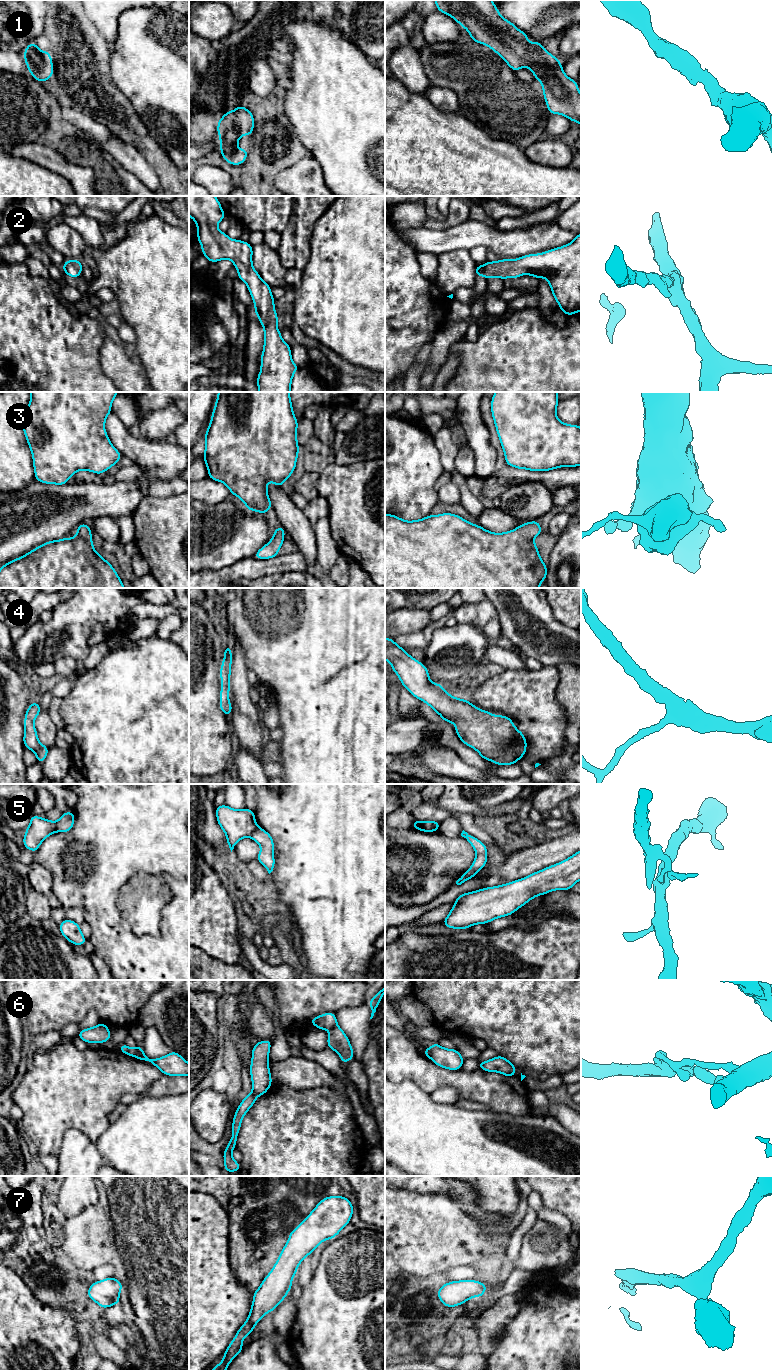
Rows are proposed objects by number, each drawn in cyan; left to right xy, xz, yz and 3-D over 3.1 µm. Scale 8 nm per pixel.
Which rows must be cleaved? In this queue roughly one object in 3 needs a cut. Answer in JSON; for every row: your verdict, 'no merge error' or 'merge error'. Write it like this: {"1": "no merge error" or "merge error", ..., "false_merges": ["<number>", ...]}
{"1": "no merge error", "2": "no merge error", "3": "no merge error", "4": "no merge error", "5": "merge error", "6": "merge error", "7": "no merge error", "false_merges": ["5", "6"]}

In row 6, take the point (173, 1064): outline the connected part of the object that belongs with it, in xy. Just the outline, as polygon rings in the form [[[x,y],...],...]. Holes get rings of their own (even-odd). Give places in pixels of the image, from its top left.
[[[139,1046],[139,1060],[151,1063],[167,1076],[189,1076],[189,1063],[177,1052],[172,1051],[161,1058],[148,1058],[143,1052],[143,1046]]]

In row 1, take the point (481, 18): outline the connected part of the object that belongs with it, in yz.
[[[492,0],[434,1],[438,11],[451,16],[456,22],[464,27],[469,32],[472,41],[484,44],[496,52],[514,72],[523,67],[531,69],[533,71],[534,78],[539,80],[542,84],[544,99],[549,114],[561,114],[567,117],[570,121],[575,121],[581,126],[581,94],[578,89],[577,81],[566,76],[559,59],[550,54],[545,48],[542,48],[542,43],[540,41],[529,43],[528,35],[517,29],[512,22],[503,18]]]

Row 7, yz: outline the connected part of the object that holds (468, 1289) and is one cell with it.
[[[477,1280],[451,1281],[437,1290],[437,1296],[446,1307],[462,1305],[473,1297],[483,1297],[488,1285]]]

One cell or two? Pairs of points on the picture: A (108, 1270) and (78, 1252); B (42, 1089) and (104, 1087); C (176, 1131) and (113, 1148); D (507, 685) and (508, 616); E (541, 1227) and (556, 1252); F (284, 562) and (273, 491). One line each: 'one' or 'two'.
A: two
B: one
C: one
D: two
E: one
F: two

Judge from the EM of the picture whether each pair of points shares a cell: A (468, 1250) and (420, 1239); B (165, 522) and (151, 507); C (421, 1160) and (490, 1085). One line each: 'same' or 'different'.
A: same
B: same
C: different

